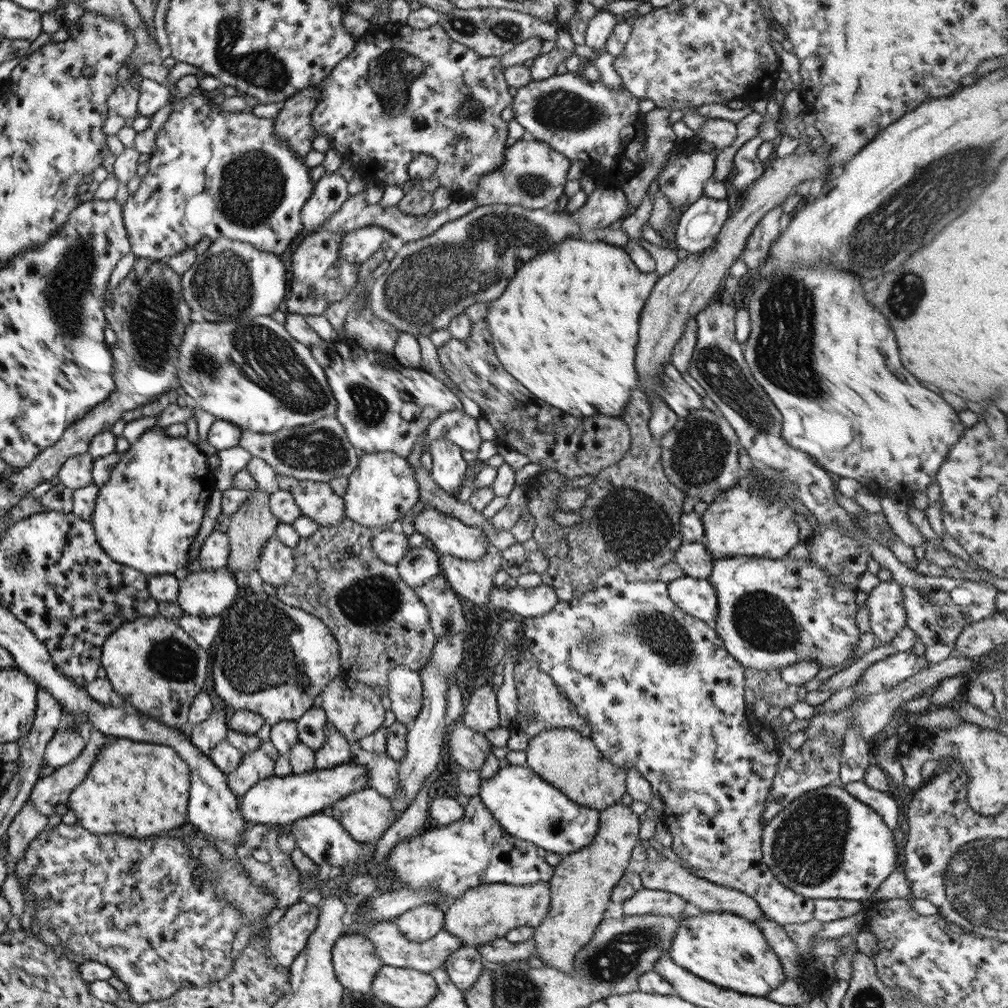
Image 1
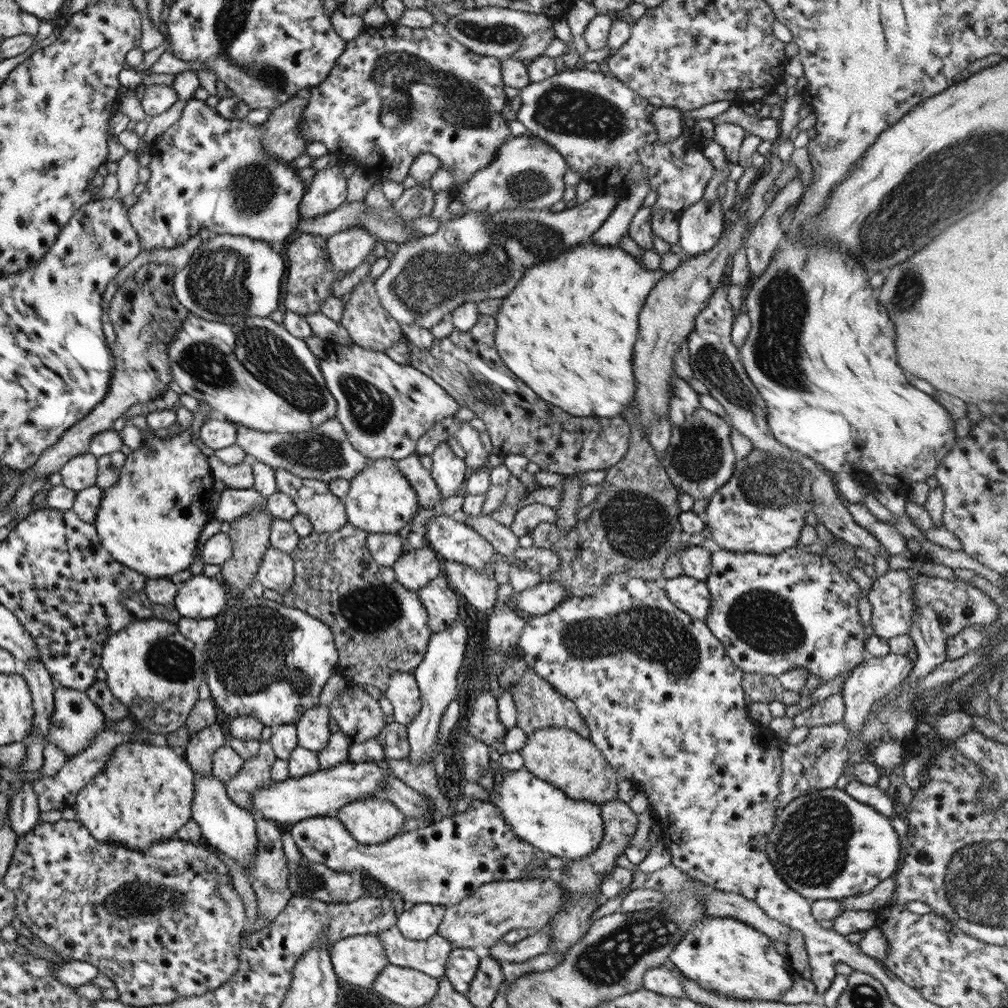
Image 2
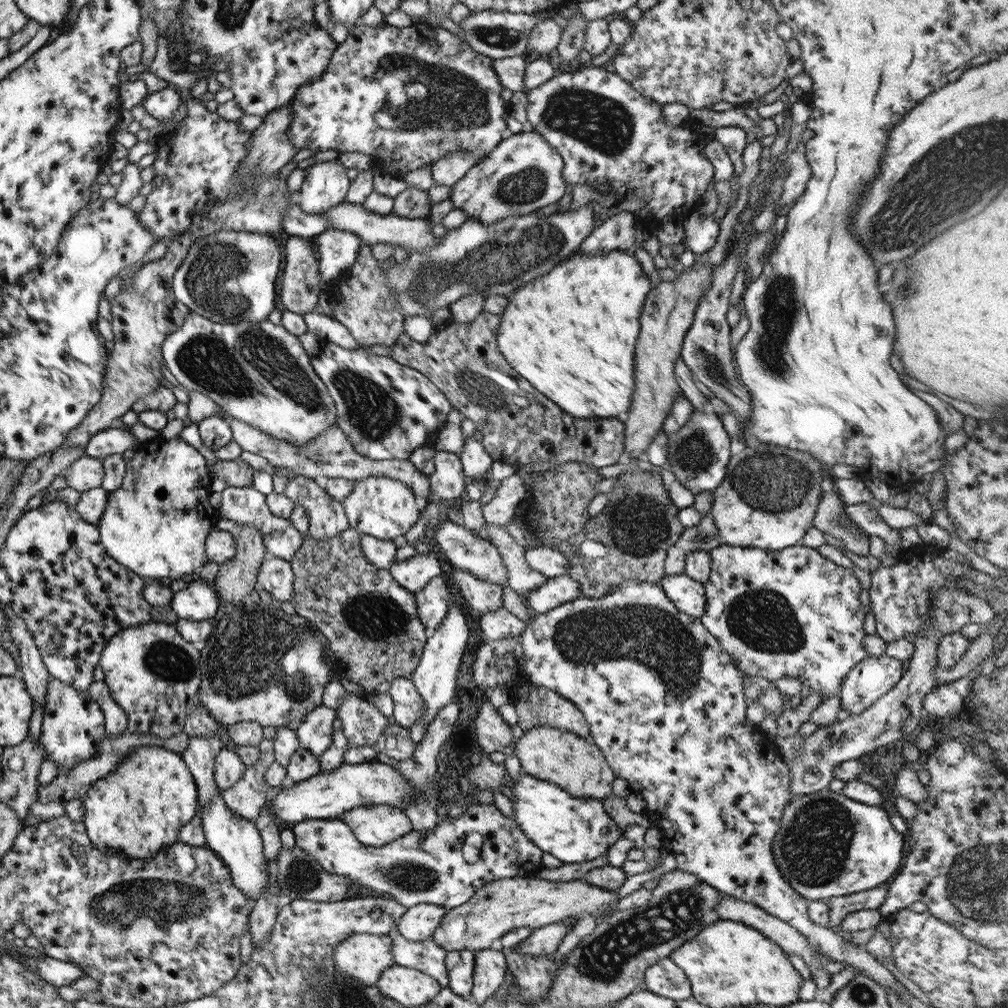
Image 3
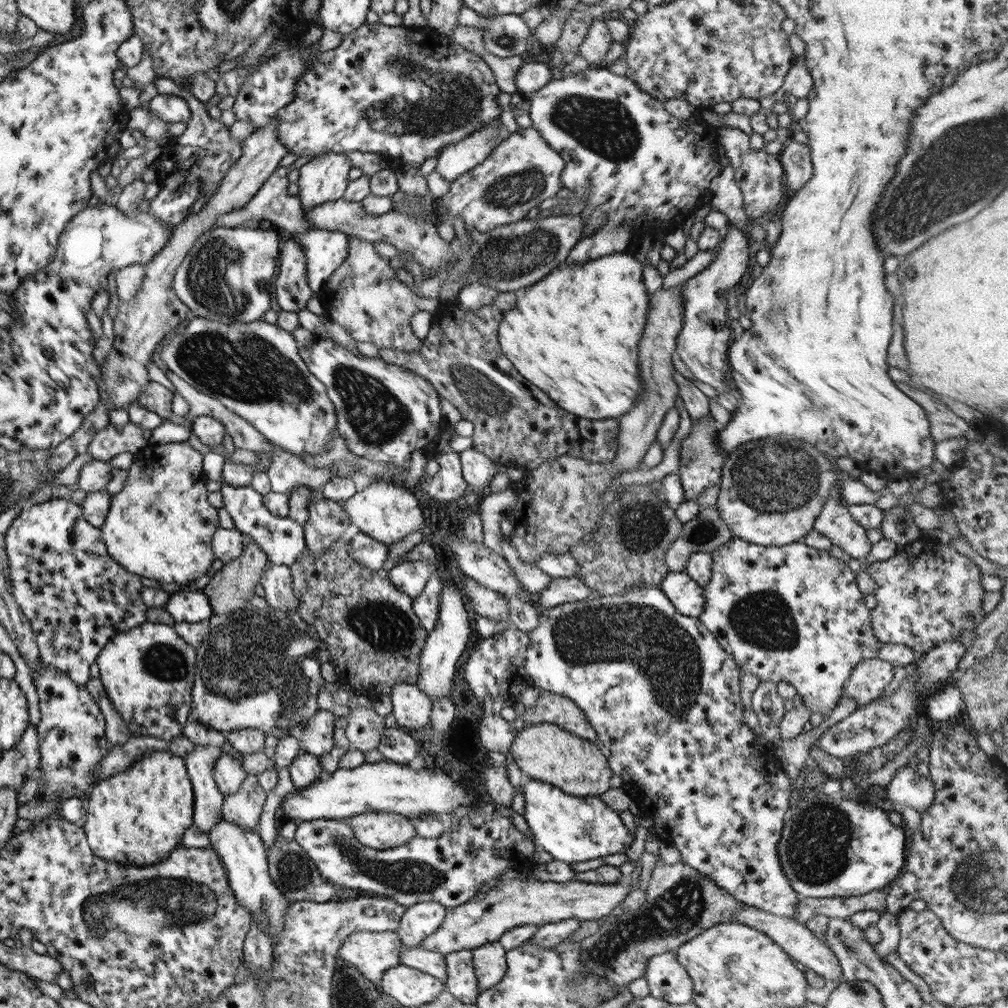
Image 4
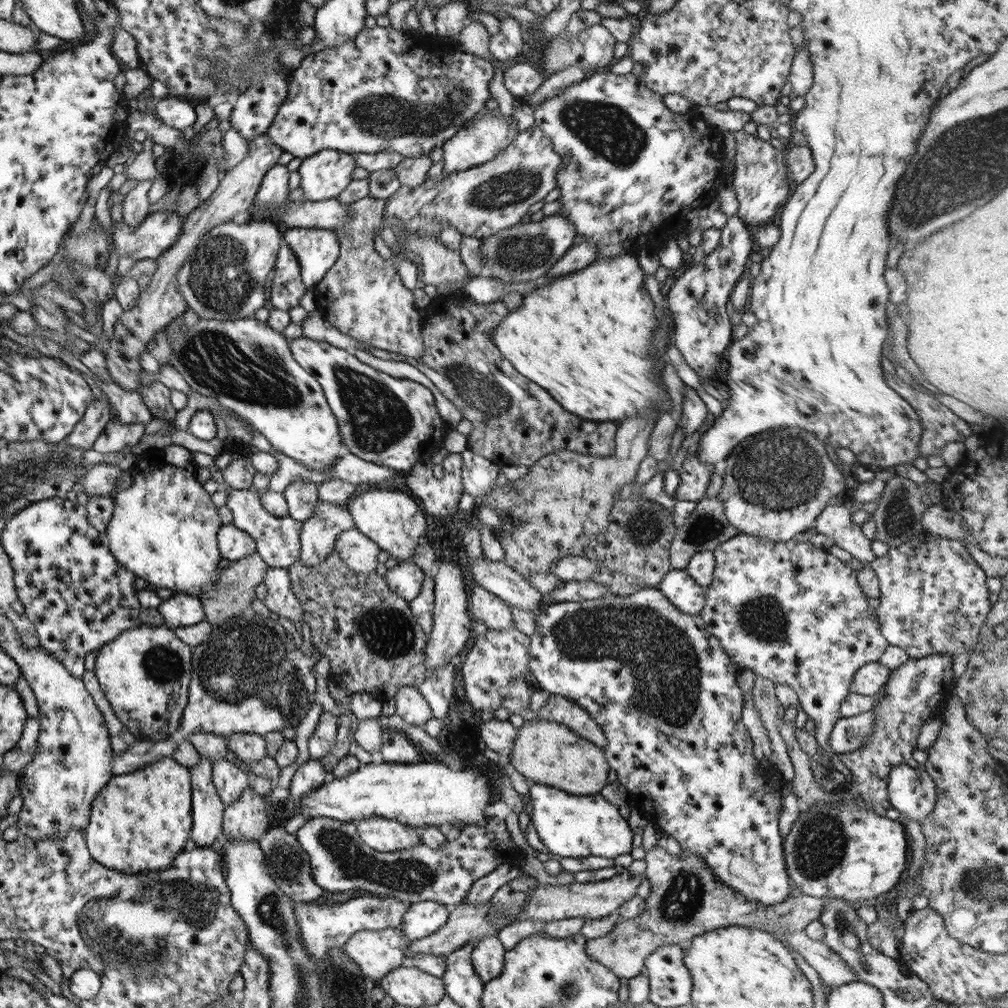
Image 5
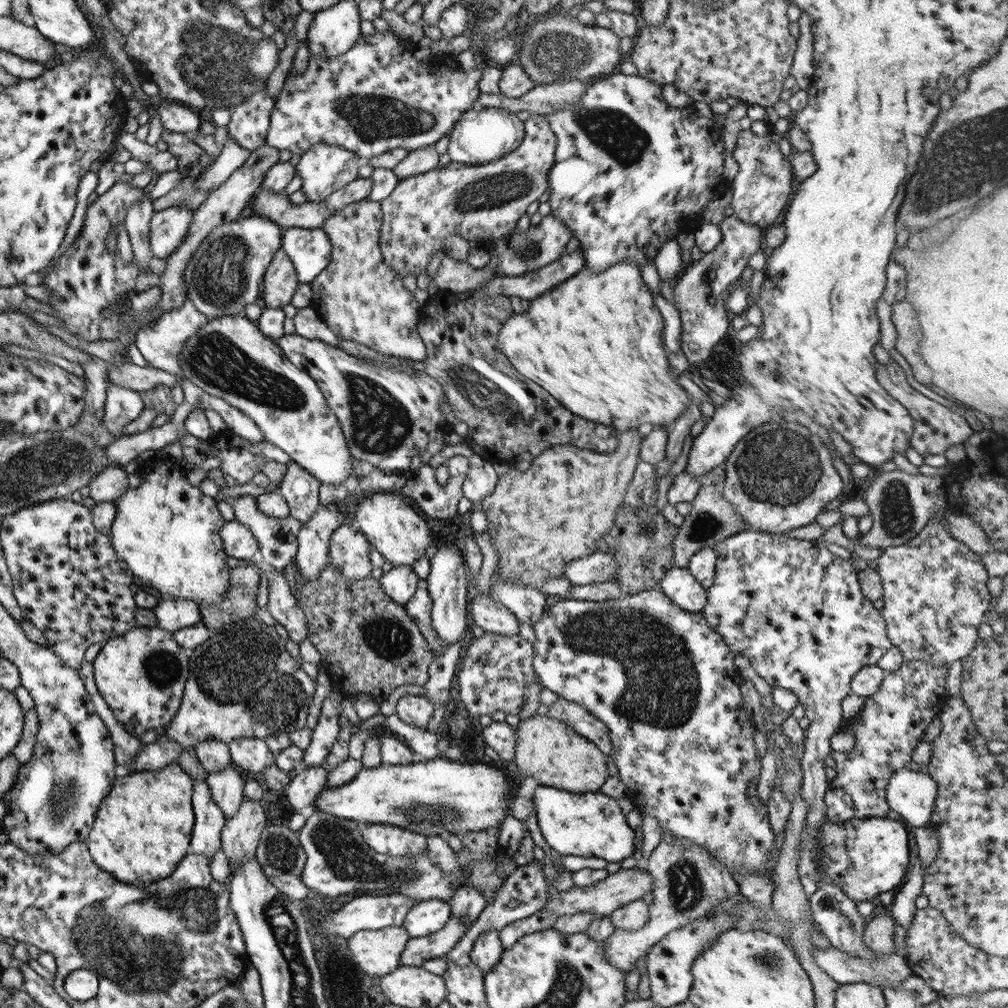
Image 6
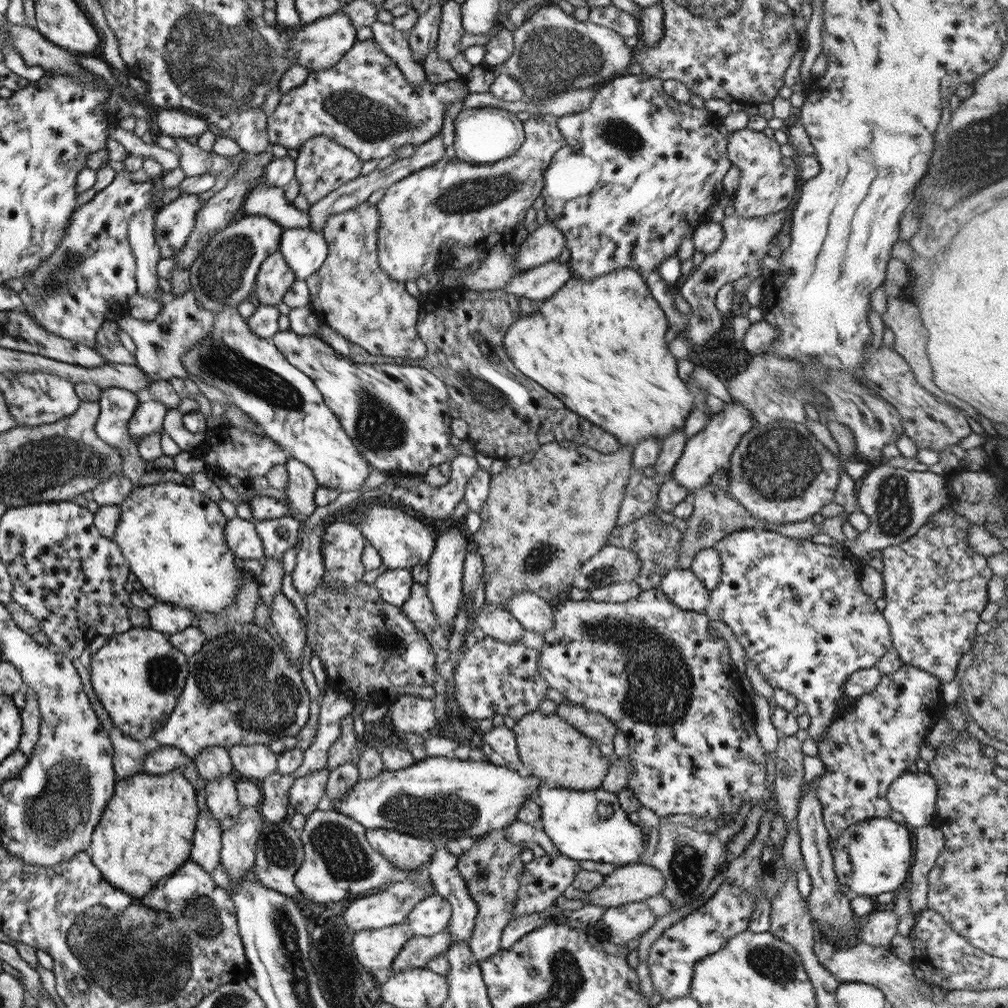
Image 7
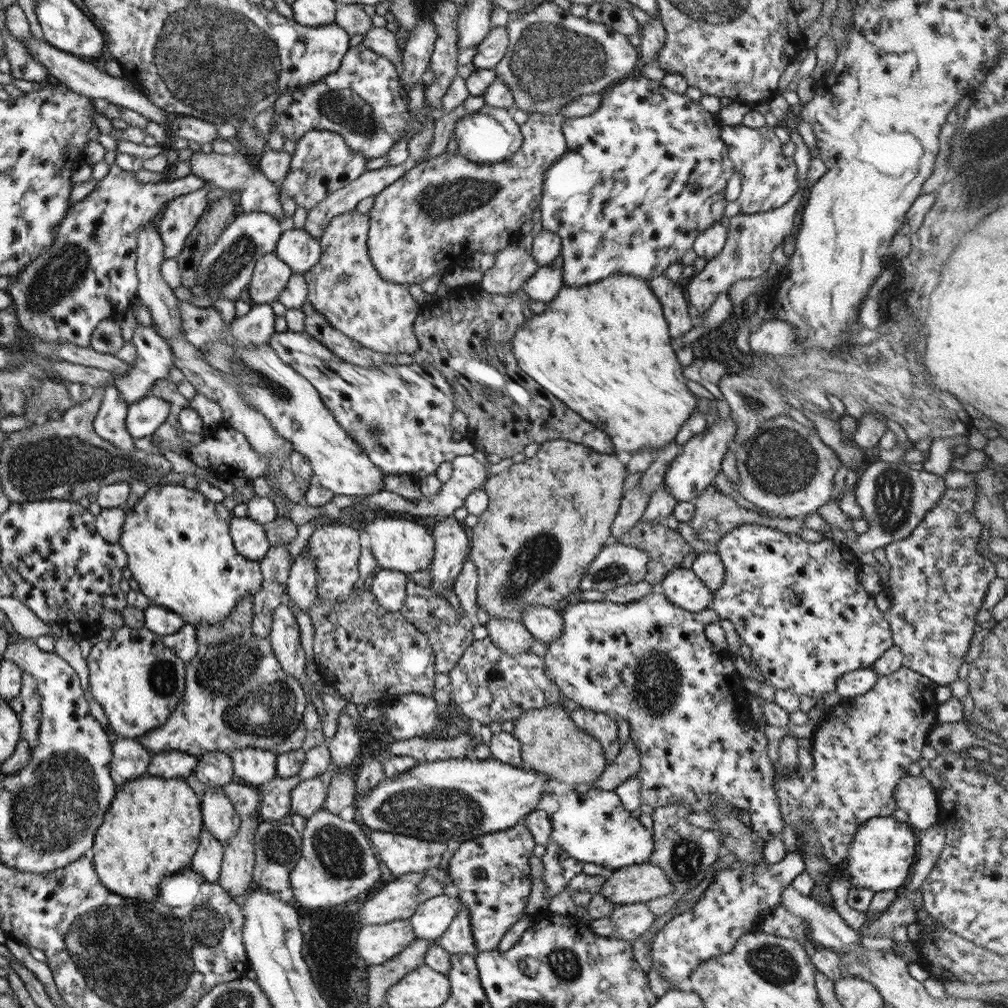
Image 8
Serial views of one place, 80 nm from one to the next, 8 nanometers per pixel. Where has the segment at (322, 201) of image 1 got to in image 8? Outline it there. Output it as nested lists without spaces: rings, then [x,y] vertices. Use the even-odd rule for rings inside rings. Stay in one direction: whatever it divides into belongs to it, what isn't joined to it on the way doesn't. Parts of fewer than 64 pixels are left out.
[[[315,129],[307,131],[295,141],[295,149],[290,158],[288,173],[283,177],[282,181],[275,184],[278,187],[278,195],[281,200],[284,196],[291,196],[293,202],[297,206],[302,206],[308,213],[313,206],[329,196],[334,190],[347,186],[349,182],[363,174],[366,171],[365,163],[366,158],[356,150],[349,148],[344,140],[338,137],[337,133]]]

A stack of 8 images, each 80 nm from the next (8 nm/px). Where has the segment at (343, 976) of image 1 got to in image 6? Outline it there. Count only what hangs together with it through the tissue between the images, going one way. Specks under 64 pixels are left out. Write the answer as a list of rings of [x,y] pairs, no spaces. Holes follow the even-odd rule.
[[[393,926],[357,932],[346,942],[355,964],[365,974],[381,978],[398,968],[401,952],[409,940],[403,926]]]

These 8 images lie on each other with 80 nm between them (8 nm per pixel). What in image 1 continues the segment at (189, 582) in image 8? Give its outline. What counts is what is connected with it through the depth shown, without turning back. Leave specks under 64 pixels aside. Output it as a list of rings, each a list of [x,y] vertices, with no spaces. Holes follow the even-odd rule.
[[[156,425],[148,428],[133,444],[129,446],[127,451],[123,452],[123,454],[119,454],[119,462],[115,465],[115,469],[111,470],[109,480],[97,490],[95,506],[89,520],[91,527],[93,528],[93,536],[95,536],[96,541],[103,549],[103,552],[105,552],[113,562],[118,562],[119,564],[123,564],[123,566],[130,566],[146,576],[155,574],[172,574],[175,570],[185,566],[187,562],[187,552],[189,552],[189,545],[193,542],[193,538],[195,538],[195,535],[201,526],[205,503],[209,500],[209,497],[214,490],[214,472],[206,463],[206,456],[202,454],[198,448],[193,446],[186,437],[170,437],[165,435],[164,429],[165,428]]]

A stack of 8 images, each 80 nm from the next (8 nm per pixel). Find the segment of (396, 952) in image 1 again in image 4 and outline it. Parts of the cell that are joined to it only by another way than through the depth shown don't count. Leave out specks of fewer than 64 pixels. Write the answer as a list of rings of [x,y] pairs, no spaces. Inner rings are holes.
[[[419,946],[399,947],[399,963],[402,966],[413,968],[415,971],[429,974],[433,978],[443,982],[446,980],[444,956],[439,952],[427,951]]]

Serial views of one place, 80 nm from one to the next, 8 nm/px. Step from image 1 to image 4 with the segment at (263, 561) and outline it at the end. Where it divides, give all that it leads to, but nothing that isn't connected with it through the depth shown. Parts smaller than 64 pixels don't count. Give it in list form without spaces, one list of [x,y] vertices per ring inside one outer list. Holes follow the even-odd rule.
[[[267,562],[258,584],[263,587],[264,603],[269,608],[282,611],[296,610],[297,600],[292,594],[292,580],[288,566]]]

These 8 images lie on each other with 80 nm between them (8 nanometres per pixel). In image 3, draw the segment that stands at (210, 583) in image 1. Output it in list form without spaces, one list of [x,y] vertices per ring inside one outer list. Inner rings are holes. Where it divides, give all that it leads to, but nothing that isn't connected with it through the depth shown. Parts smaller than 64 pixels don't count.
[[[198,579],[185,584],[183,590],[175,592],[169,605],[178,619],[195,622],[212,619],[220,602],[212,586]]]

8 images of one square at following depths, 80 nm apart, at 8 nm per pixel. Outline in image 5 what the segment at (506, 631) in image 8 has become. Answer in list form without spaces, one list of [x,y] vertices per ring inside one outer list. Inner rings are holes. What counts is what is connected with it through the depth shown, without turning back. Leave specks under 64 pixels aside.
[[[478,585],[471,588],[469,610],[475,622],[482,622],[488,629],[503,630],[513,628],[510,606]]]

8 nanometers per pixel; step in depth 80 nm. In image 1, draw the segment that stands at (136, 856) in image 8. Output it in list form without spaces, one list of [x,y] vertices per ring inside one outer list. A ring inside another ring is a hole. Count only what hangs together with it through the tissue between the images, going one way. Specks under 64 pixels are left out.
[[[114,737],[96,754],[83,782],[71,790],[68,807],[91,834],[159,837],[187,821],[189,785],[188,766],[170,746]]]

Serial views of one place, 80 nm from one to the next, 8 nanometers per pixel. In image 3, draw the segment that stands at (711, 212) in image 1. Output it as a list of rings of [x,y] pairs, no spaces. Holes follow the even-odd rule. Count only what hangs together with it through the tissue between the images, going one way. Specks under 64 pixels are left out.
[[[697,207],[682,223],[685,236],[685,247],[694,255],[703,254],[715,245],[718,235],[719,224],[714,221],[711,215],[701,217],[697,213]]]

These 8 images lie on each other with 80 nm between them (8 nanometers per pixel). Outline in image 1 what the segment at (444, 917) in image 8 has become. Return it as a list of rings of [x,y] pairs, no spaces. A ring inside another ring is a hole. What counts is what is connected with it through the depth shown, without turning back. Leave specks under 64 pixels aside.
[[[421,905],[403,911],[393,923],[407,941],[423,943],[442,930],[443,917],[441,908]]]

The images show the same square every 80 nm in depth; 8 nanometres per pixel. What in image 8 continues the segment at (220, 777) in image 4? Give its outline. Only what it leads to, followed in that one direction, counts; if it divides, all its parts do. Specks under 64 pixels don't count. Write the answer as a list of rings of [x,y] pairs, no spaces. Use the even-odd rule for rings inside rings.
[[[211,786],[204,790],[200,801],[200,813],[204,829],[219,844],[226,846],[240,825],[240,818],[220,787]]]

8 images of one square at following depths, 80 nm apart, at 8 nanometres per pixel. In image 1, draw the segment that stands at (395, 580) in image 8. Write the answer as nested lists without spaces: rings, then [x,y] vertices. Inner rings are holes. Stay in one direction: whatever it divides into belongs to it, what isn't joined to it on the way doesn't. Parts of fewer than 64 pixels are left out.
[[[425,546],[410,547],[396,564],[401,581],[411,589],[423,586],[430,578],[440,574],[438,557],[437,552]]]

